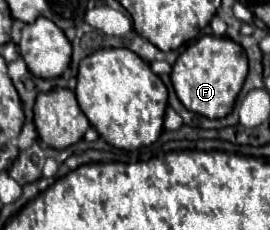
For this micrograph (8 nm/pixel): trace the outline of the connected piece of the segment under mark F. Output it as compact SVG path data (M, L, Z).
M201 36L173 64L171 82L177 98L187 110L207 118L225 118L235 104L235 98L247 76L245 50L225 36Z

